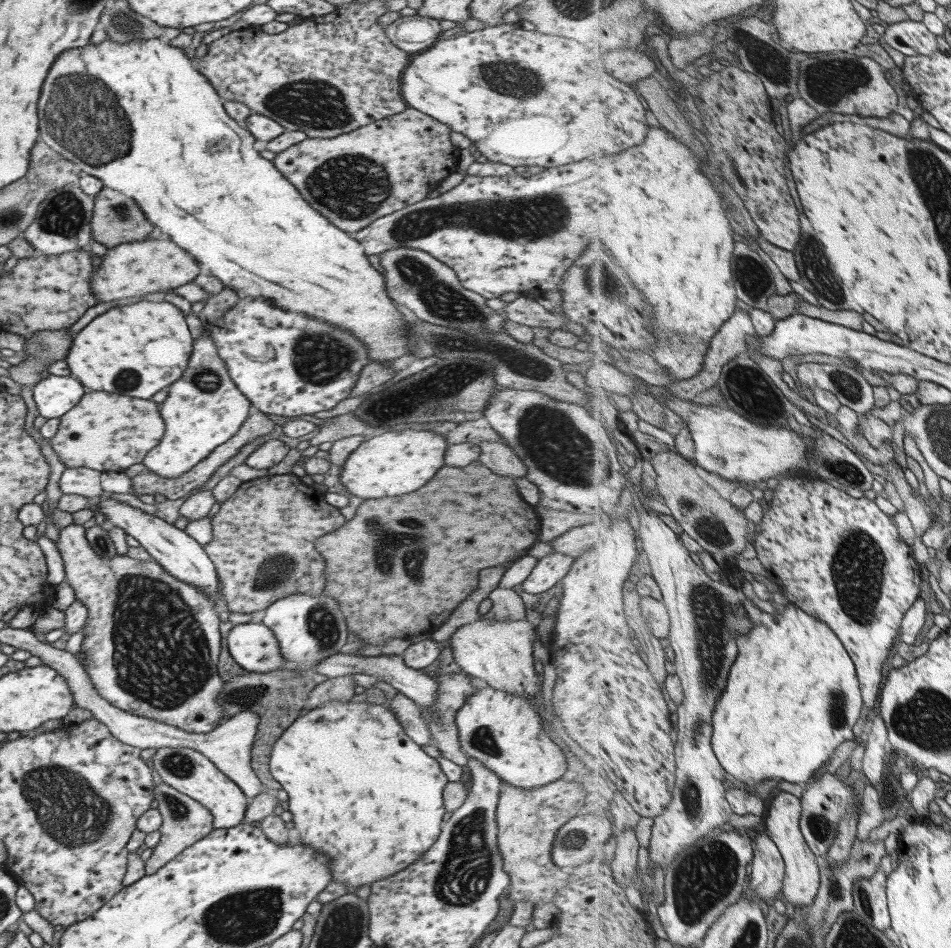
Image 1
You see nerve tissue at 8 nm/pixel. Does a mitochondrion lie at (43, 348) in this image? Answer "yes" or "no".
yes

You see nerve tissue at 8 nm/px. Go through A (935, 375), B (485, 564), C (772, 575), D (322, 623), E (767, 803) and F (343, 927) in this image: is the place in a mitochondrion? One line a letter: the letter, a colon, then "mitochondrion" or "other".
A: other
B: other
C: other
D: mitochondrion
E: other
F: mitochondrion

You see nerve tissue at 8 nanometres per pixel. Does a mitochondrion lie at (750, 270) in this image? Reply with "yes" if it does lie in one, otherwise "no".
yes

